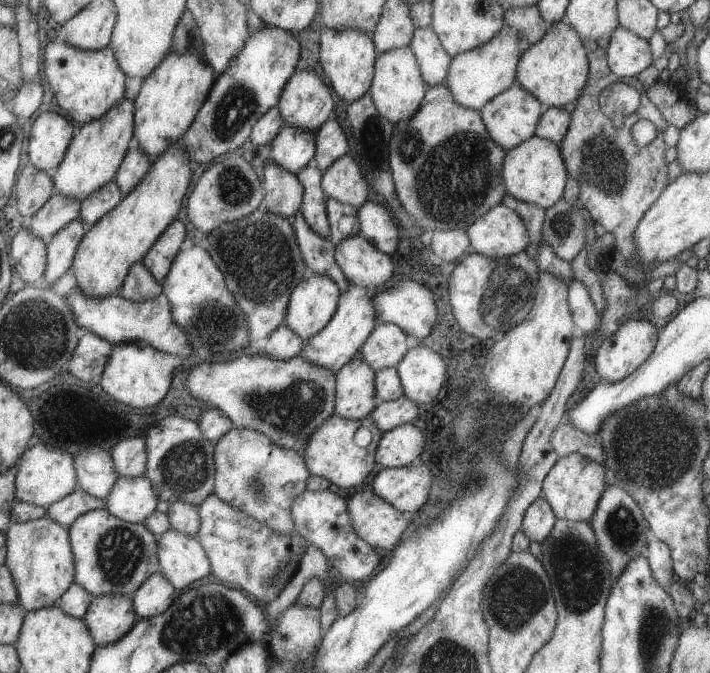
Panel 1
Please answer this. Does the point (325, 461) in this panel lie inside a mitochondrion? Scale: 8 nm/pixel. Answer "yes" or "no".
no

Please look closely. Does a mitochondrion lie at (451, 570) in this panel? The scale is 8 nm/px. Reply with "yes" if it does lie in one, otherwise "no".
no

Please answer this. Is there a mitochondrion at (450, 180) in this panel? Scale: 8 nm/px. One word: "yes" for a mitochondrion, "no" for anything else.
yes

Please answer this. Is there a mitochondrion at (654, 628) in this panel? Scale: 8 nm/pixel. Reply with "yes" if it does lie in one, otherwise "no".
yes

